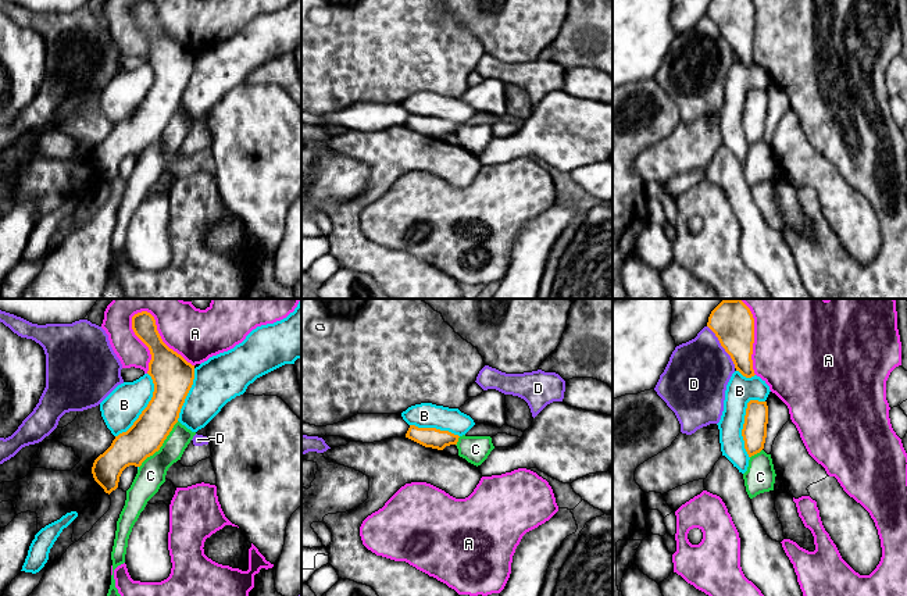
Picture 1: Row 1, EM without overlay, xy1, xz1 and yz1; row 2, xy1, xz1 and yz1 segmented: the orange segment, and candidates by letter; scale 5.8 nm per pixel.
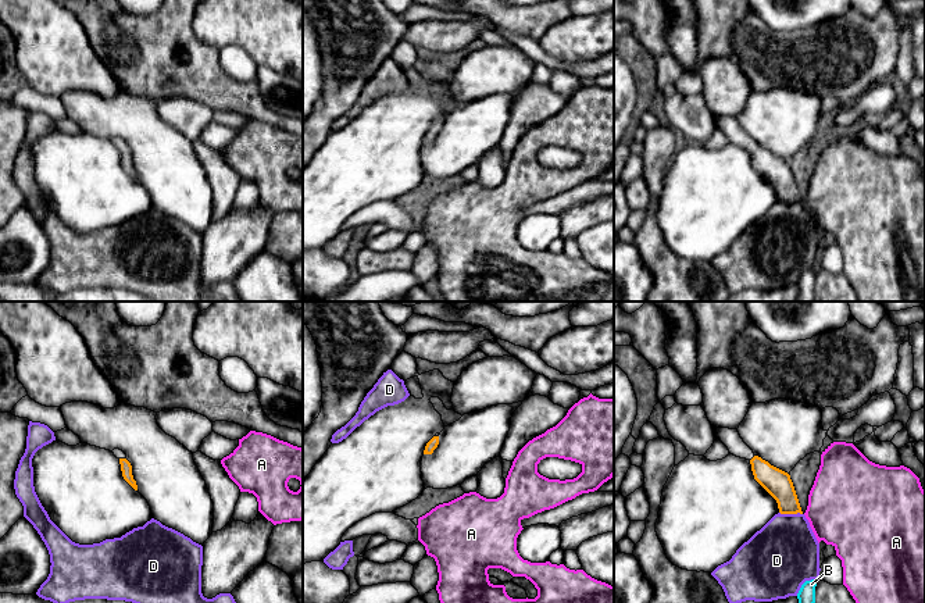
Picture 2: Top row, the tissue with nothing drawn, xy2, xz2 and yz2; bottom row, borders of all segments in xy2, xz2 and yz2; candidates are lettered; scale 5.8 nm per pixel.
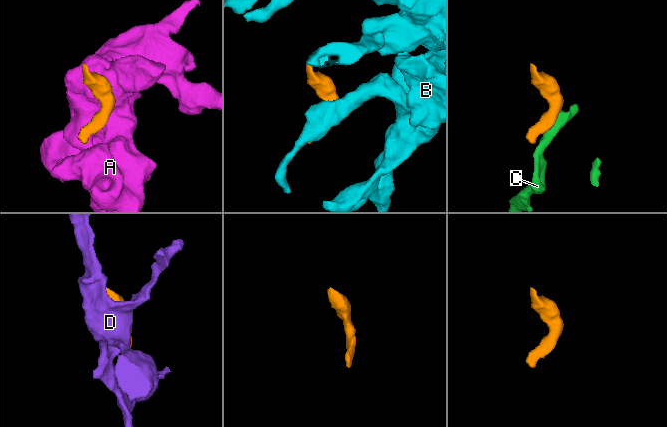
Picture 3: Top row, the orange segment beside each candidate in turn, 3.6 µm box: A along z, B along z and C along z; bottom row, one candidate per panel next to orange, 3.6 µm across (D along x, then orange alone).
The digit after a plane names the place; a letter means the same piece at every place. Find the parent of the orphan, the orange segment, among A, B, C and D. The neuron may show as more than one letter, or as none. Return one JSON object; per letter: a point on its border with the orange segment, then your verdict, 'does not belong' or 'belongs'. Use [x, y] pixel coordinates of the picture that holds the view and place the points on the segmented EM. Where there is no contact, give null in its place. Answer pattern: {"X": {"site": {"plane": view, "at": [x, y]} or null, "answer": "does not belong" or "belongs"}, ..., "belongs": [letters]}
{"A": {"site": {"plane": "xy1", "at": [159, 334]}, "answer": "does not belong"}, "B": {"site": {"plane": "yz1", "at": [745, 423]}, "answer": "does not belong"}, "C": {"site": {"plane": "xy1", "at": [161, 445]}, "answer": "does not belong"}, "D": {"site": {"plane": "yz1", "at": [721, 345]}, "answer": "does not belong"}, "belongs": []}

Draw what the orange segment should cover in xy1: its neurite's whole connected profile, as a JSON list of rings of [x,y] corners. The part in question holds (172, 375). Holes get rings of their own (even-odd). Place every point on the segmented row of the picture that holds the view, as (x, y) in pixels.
[[[150,313],[135,314],[132,329],[150,350],[147,374],[153,379],[154,392],[133,425],[115,436],[111,446],[93,463],[93,478],[108,495],[118,488],[126,467],[140,467],[147,457],[160,450],[178,422],[194,379],[194,365],[163,342]]]

